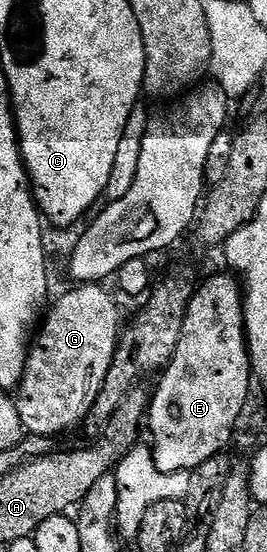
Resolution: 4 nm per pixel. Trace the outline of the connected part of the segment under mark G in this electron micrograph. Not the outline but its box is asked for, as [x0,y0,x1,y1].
[16,284,120,438]

